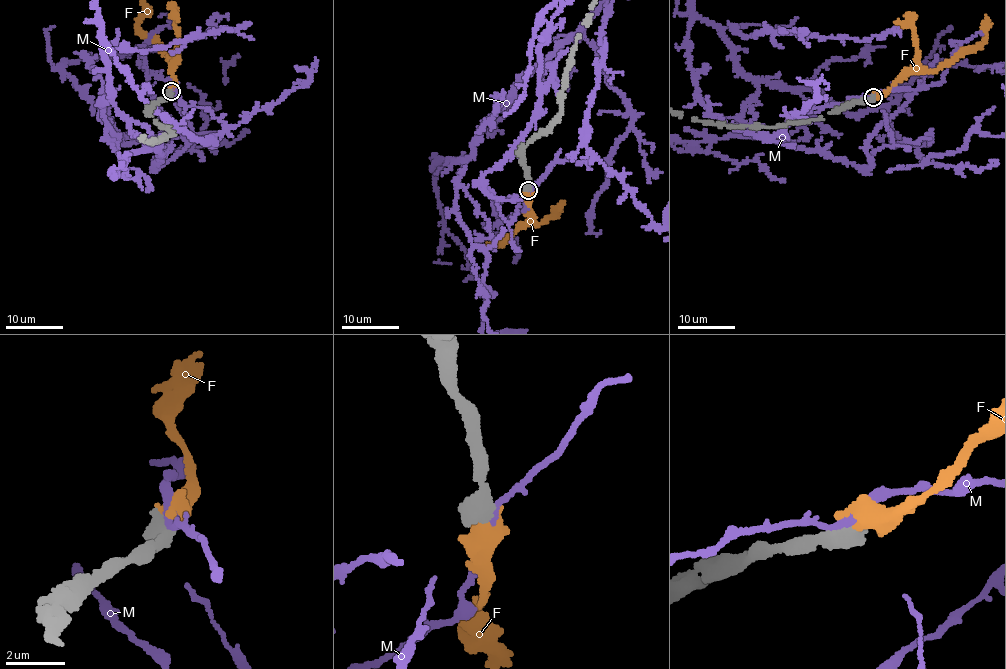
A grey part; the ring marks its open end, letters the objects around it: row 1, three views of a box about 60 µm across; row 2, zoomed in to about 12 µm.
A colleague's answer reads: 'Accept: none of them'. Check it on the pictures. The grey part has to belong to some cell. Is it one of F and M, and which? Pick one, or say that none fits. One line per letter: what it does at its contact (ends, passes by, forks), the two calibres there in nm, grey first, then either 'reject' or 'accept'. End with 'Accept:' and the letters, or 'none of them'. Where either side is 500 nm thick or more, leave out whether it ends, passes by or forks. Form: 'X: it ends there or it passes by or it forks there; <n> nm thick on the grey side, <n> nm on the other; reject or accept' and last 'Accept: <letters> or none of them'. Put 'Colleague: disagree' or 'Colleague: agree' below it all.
F: 650 nm thick on the grey side, 550 nm on the other; accept
M: 750 nm thick on the grey side, 320 nm on the other; reject
Accept: F
Colleague: disagree

